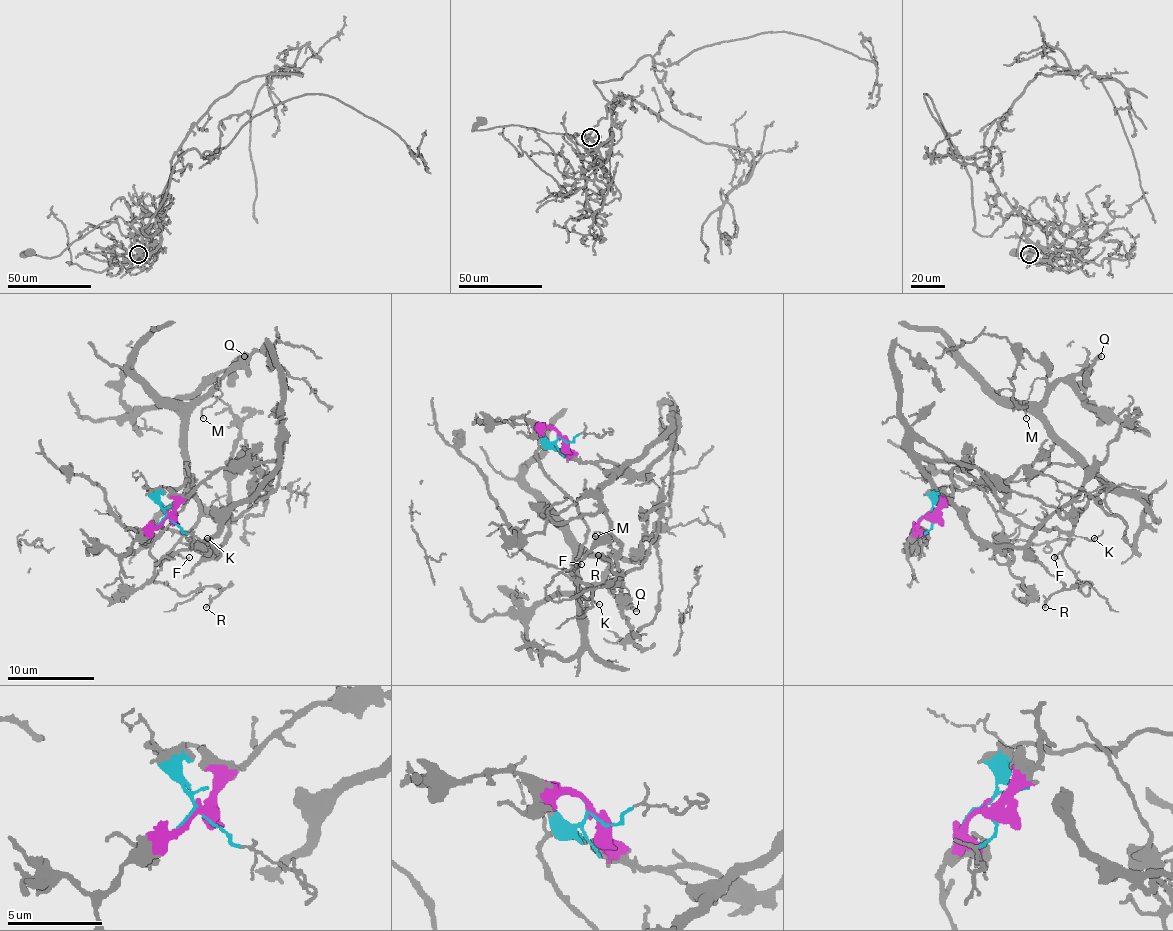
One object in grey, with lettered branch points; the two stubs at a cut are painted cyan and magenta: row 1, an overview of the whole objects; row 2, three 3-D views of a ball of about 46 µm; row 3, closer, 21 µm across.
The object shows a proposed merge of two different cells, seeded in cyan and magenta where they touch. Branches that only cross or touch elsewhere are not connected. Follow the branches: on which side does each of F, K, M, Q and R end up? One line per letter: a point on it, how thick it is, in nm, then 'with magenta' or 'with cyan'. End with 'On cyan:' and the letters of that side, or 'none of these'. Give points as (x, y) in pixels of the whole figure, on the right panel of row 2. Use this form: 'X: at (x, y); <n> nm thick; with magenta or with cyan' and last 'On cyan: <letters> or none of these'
F: at (1054, 557); 100 nm thick; with cyan
K: at (1094, 538); 100 nm thick; with cyan
M: at (1026, 418); 100 nm thick; with cyan
Q: at (1101, 356); 380 nm thick; with cyan
R: at (1045, 607); 130 nm thick; with cyan
On cyan: F, K, M, Q, R

